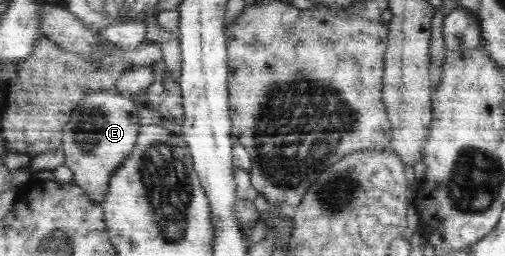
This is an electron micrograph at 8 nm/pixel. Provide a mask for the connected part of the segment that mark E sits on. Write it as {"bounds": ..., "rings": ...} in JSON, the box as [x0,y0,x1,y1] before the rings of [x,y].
{"bounds":[61,90,141,205],"rings":[[[116,90],[98,91],[88,95],[72,111],[70,120],[61,133],[61,145],[66,155],[65,164],[74,173],[73,183],[82,186],[85,195],[101,205],[105,202],[111,176],[131,156],[137,143],[138,109],[141,100]]]}

